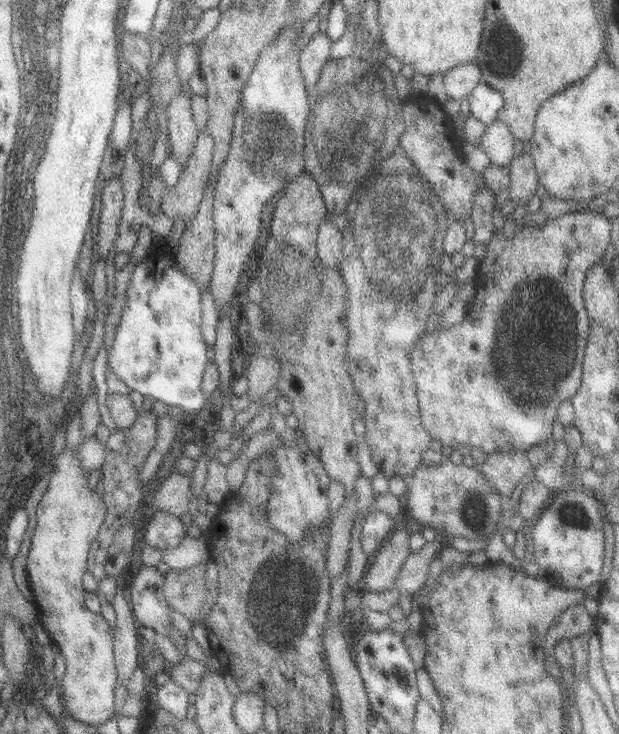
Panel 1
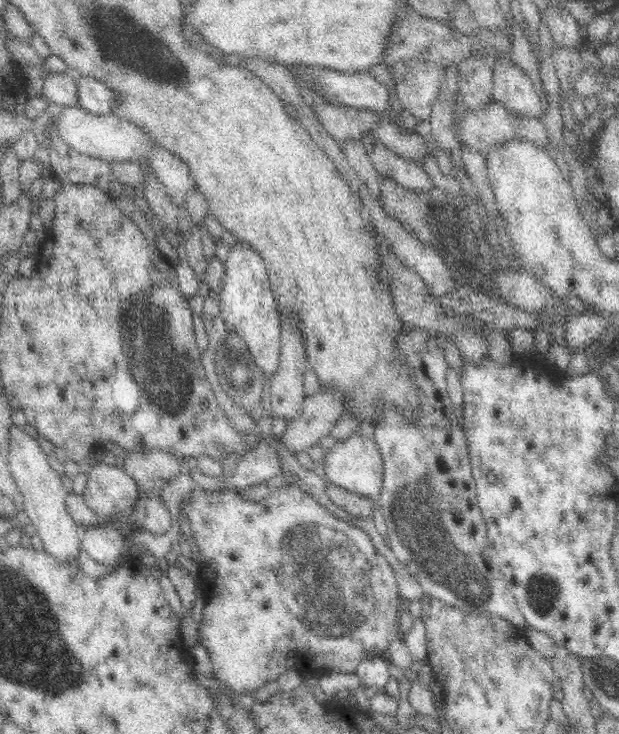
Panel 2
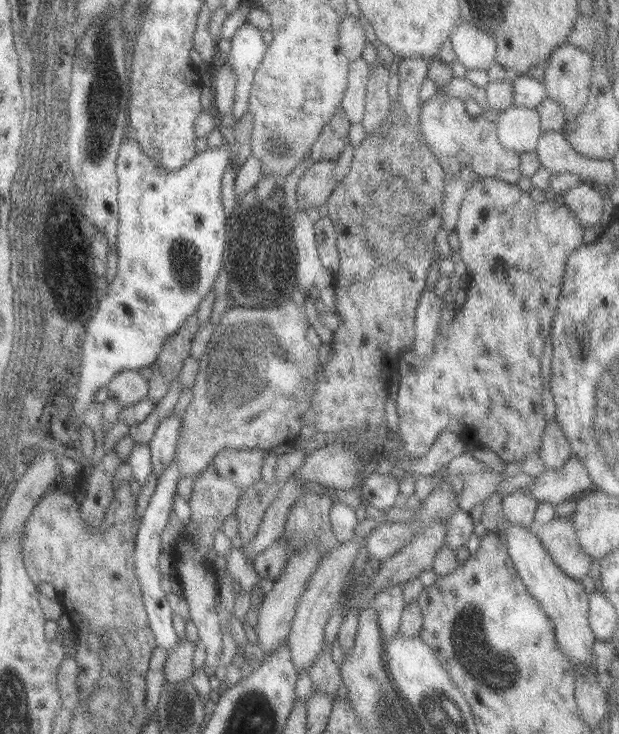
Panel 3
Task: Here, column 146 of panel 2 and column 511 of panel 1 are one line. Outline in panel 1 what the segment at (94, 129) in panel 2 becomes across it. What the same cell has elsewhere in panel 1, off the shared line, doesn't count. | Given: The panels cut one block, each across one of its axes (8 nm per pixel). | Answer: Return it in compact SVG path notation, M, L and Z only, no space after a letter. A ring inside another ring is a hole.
M495 120L484 125L484 131L477 146L480 146L489 158L489 165L501 167L510 163L514 156L515 143L516 140L503 122Z

